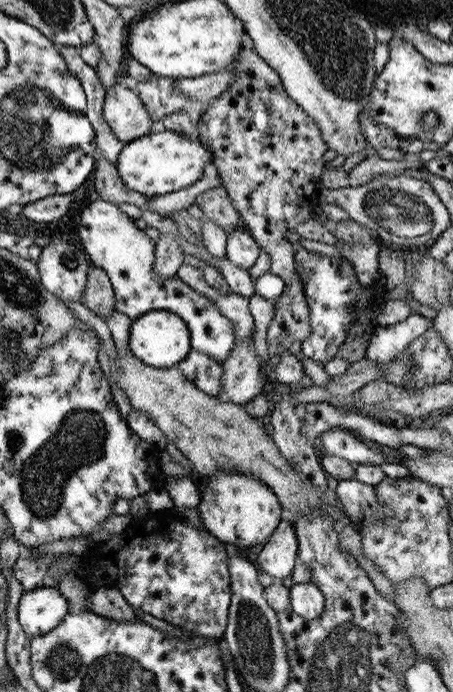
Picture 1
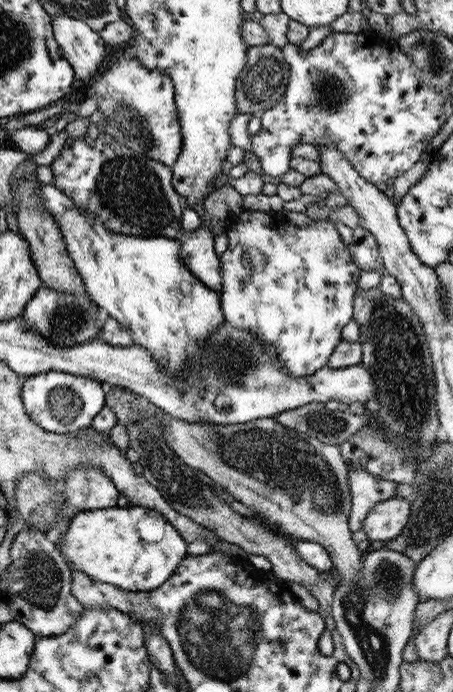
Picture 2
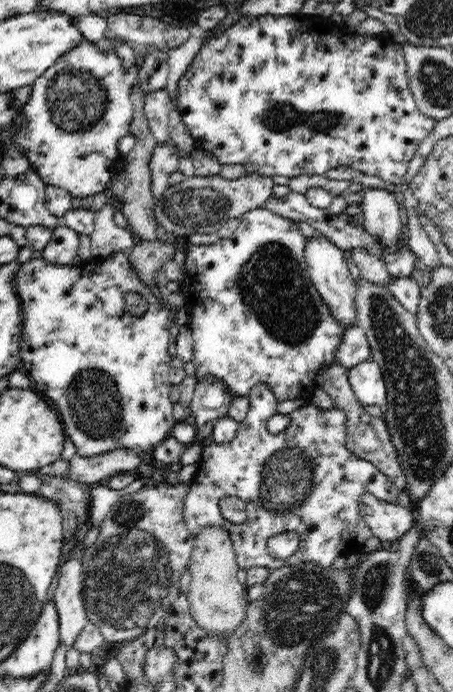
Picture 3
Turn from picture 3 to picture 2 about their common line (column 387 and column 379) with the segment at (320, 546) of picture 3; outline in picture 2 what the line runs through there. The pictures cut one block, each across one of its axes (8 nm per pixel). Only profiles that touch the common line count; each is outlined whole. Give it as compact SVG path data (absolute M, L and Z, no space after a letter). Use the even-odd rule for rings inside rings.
M357 466L348 470L348 489L350 490L350 505L348 528L351 533L362 528L367 511L377 502L395 496L397 483L371 475L365 469Z

